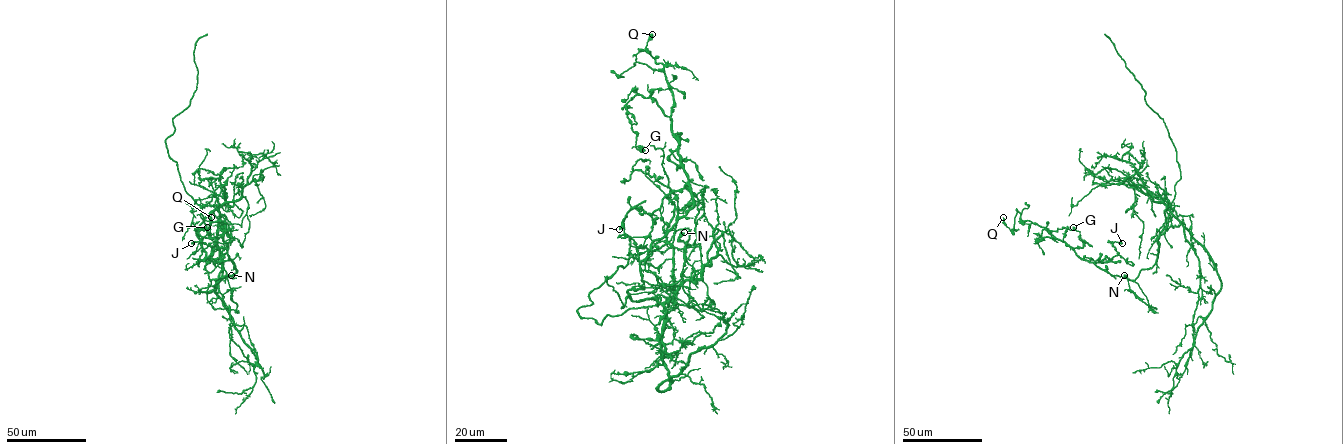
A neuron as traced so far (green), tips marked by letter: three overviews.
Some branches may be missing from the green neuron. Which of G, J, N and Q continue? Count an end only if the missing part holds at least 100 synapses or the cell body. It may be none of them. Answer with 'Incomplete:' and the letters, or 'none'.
Incomplete: none

